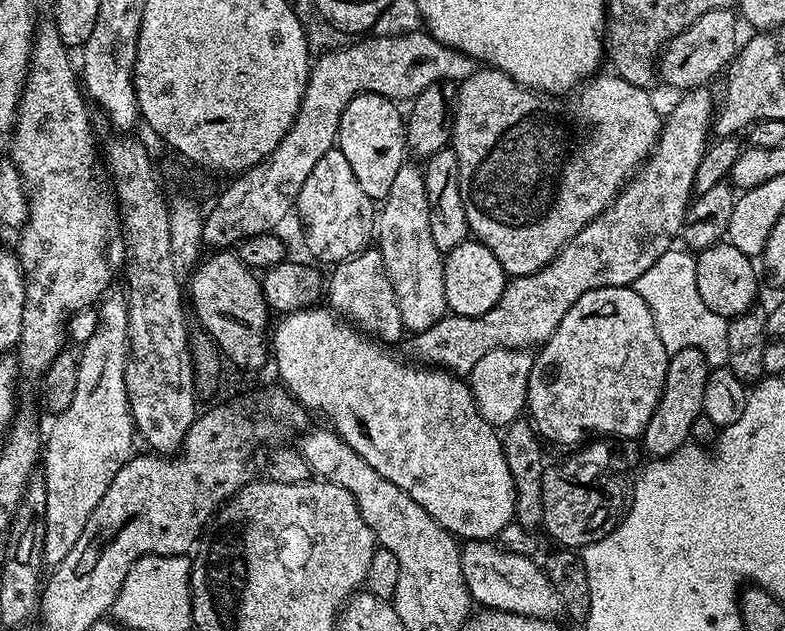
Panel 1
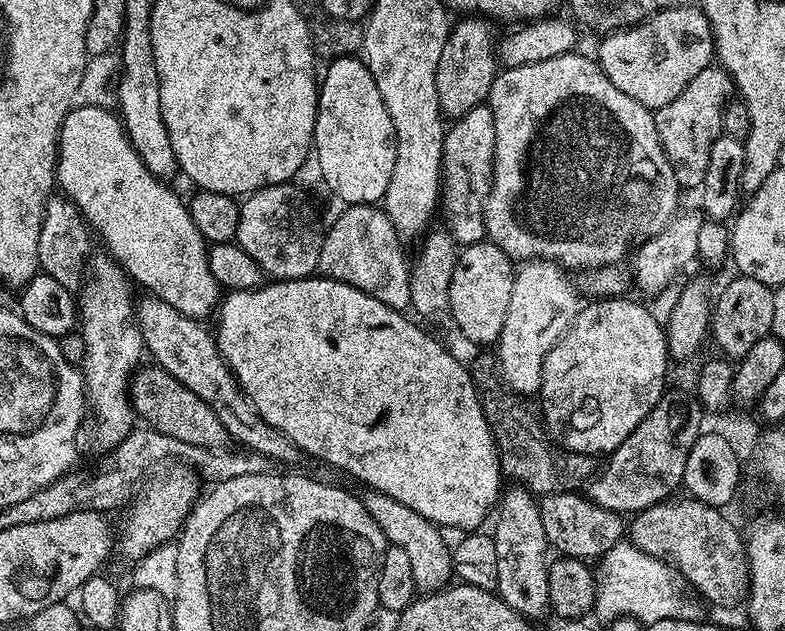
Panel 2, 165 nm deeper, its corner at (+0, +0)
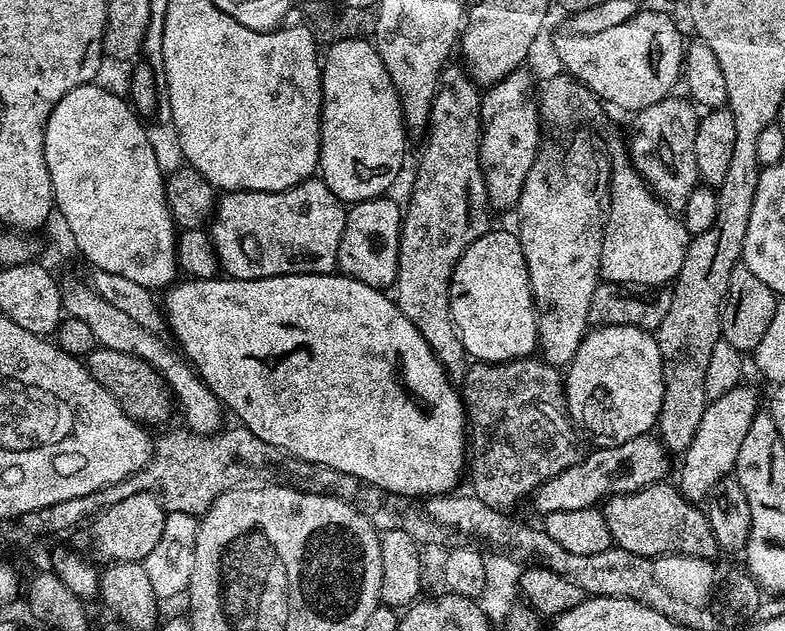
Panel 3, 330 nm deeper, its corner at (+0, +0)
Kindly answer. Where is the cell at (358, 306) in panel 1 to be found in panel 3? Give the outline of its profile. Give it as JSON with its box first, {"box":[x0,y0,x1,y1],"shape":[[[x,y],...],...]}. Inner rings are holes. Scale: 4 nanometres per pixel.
{"box":[336,194,402,290],"shape":[[[385,194],[369,200],[358,200],[347,209],[348,217],[336,259],[337,269],[343,275],[381,290],[391,289],[398,274],[402,208],[390,197],[391,195]]]}

